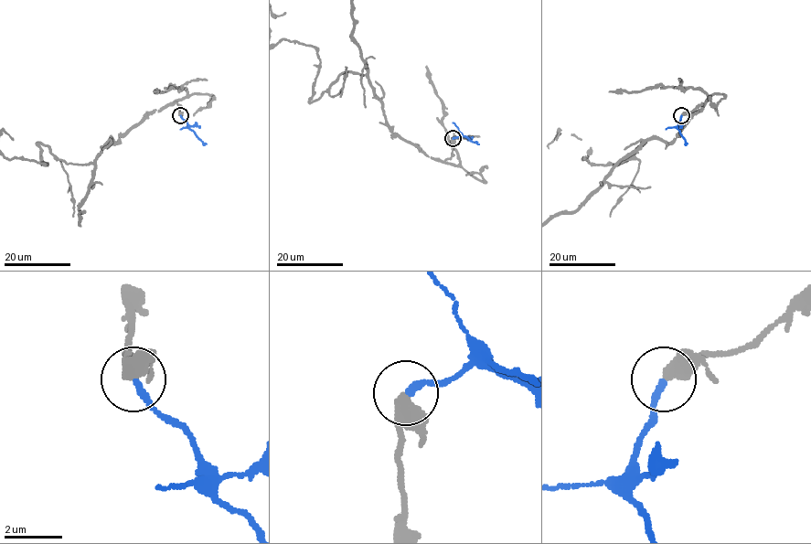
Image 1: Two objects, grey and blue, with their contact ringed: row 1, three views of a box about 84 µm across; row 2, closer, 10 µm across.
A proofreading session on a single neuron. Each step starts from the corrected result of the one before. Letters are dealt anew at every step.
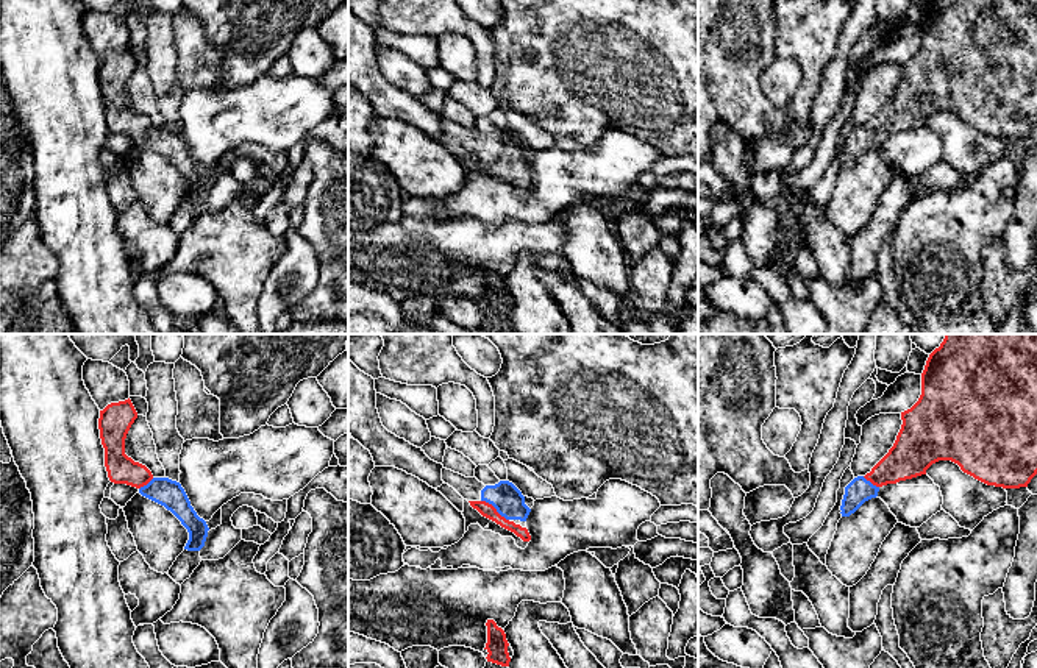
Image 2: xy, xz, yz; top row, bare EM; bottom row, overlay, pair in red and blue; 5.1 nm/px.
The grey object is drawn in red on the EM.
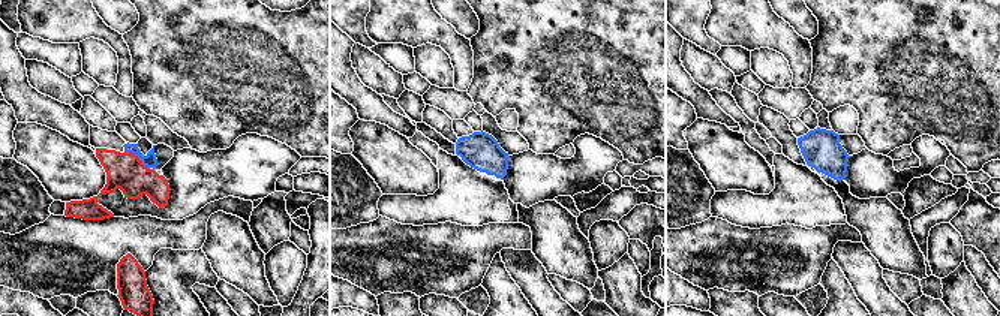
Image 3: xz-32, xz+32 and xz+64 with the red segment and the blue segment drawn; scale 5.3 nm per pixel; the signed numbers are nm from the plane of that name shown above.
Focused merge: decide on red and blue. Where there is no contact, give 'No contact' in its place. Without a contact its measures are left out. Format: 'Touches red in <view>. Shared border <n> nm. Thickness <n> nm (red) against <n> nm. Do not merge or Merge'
Touches red in xz. Shared border 180 nm. Thickness 70 nm (red) against 160 nm. Merge

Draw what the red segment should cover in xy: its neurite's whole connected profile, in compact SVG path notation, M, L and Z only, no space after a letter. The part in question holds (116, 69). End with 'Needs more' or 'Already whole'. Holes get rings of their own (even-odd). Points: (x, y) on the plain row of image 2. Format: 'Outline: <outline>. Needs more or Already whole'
Outline: M130 48L111 53L100 61L98 80L108 128L114 134L136 137L142 147L170 161L189 183L184 200L200 201L209 178L191 156L181 134L169 128L155 128L145 115L125 105L125 89L136 69L137 62Z. Needs more

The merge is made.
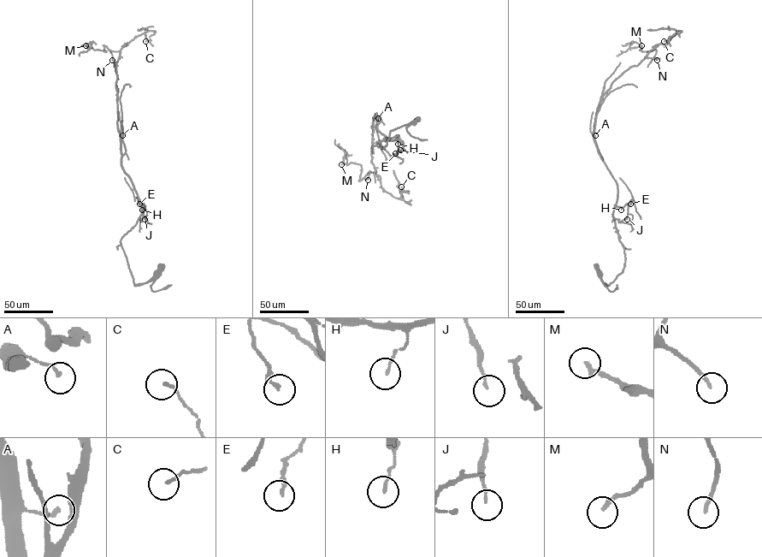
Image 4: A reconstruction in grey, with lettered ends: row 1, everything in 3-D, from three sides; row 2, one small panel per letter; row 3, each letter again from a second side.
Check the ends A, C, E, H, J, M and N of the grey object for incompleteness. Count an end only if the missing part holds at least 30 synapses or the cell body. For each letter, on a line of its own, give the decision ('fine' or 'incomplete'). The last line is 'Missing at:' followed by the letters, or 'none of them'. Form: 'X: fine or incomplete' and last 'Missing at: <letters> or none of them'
A: fine
C: fine
E: fine
H: fine
J: fine
M: fine
N: fine
Missing at: none of them

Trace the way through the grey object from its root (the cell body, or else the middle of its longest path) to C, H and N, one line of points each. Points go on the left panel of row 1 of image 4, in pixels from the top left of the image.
C: (158, 272), (134, 285), (121, 242), (141, 207), (121, 165), (115, 63), (125, 44), (144, 33), (145, 41)
H: (158, 272), (146, 282), (134, 285), (121, 245), (121, 239), (141, 214), (140, 206), (142, 210)
N: (158, 272), (134, 285), (121, 245), (141, 207), (121, 165), (115, 64), (120, 51), (109, 50), (112, 60)

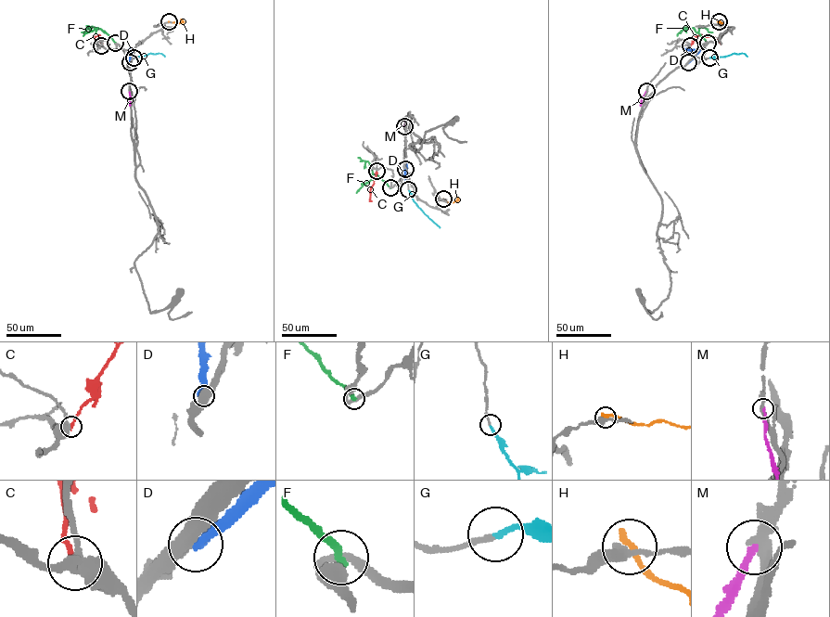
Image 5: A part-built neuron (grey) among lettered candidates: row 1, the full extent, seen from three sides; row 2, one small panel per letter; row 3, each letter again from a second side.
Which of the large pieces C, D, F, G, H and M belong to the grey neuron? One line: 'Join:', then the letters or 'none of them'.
Join: G

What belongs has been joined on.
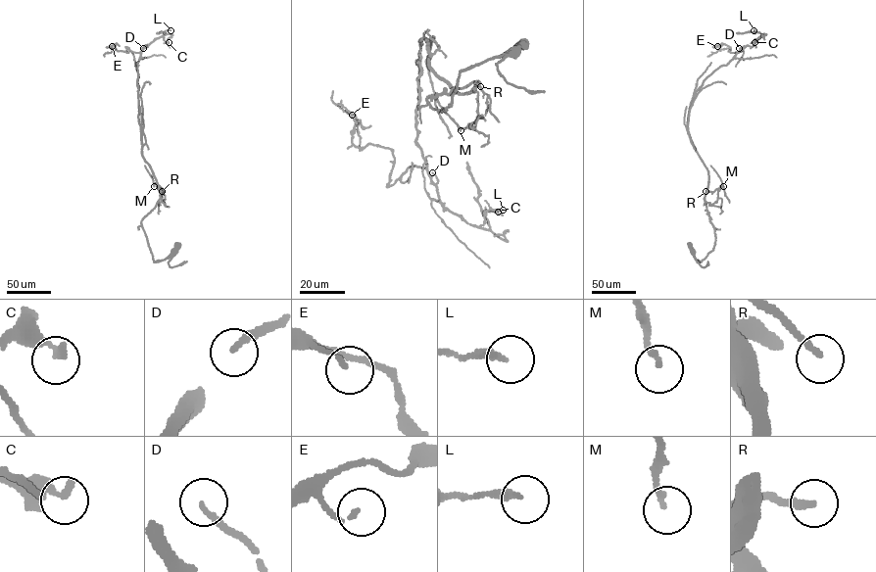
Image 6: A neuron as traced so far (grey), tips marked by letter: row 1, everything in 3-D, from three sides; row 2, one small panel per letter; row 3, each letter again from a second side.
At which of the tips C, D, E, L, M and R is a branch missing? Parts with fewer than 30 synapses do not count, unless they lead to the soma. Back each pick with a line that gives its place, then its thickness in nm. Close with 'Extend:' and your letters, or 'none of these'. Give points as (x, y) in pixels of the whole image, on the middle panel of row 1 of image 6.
Extend: none of these

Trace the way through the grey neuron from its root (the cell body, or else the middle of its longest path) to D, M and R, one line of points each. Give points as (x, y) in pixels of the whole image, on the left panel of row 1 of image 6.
D: (174, 250), (154, 262), (141, 223), (160, 198), (156, 179), (142, 154), (136, 63), (143, 48)
M: (174, 250), (164, 259), (154, 262), (141, 221), (160, 198), (161, 188), (155, 183), (154, 186)
R: (174, 250), (164, 259), (154, 262), (141, 225), (141, 219), (154, 208), (160, 198), (159, 190), (162, 191)

